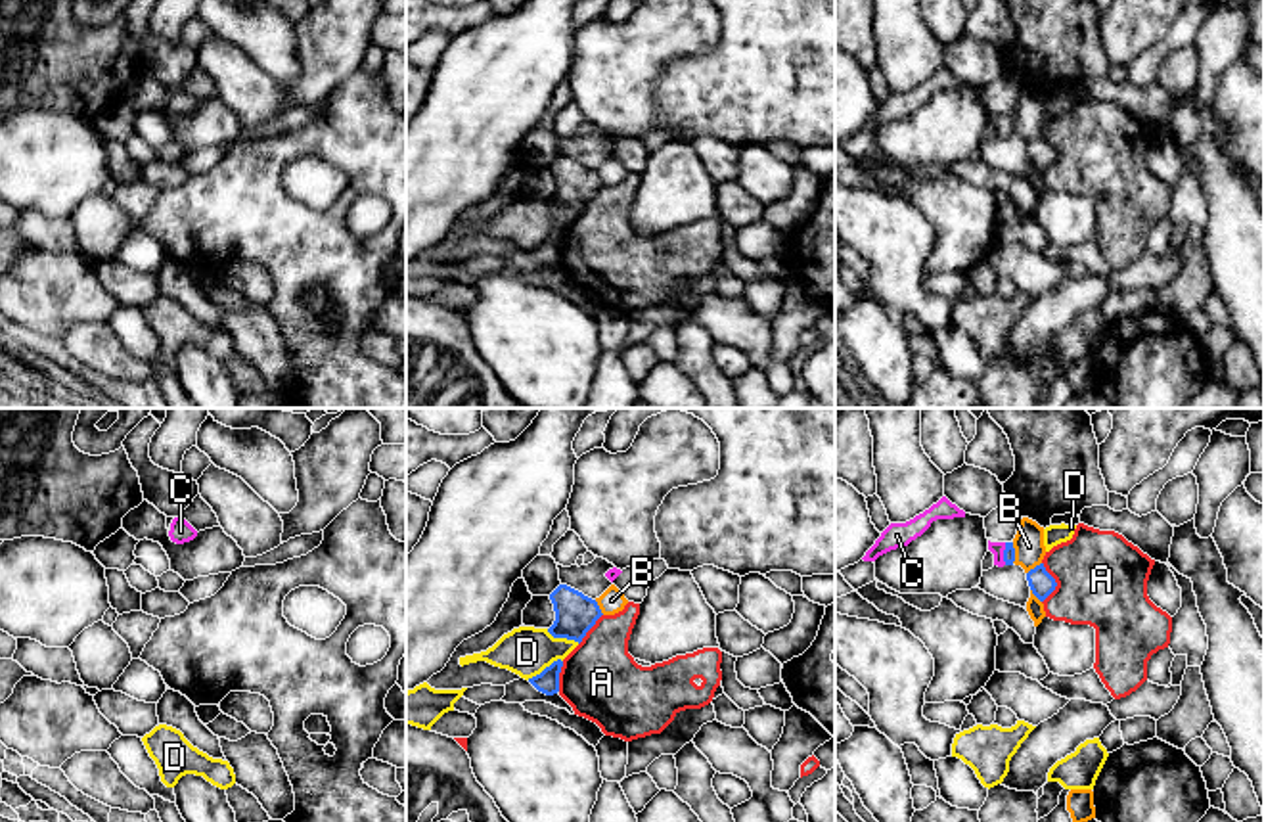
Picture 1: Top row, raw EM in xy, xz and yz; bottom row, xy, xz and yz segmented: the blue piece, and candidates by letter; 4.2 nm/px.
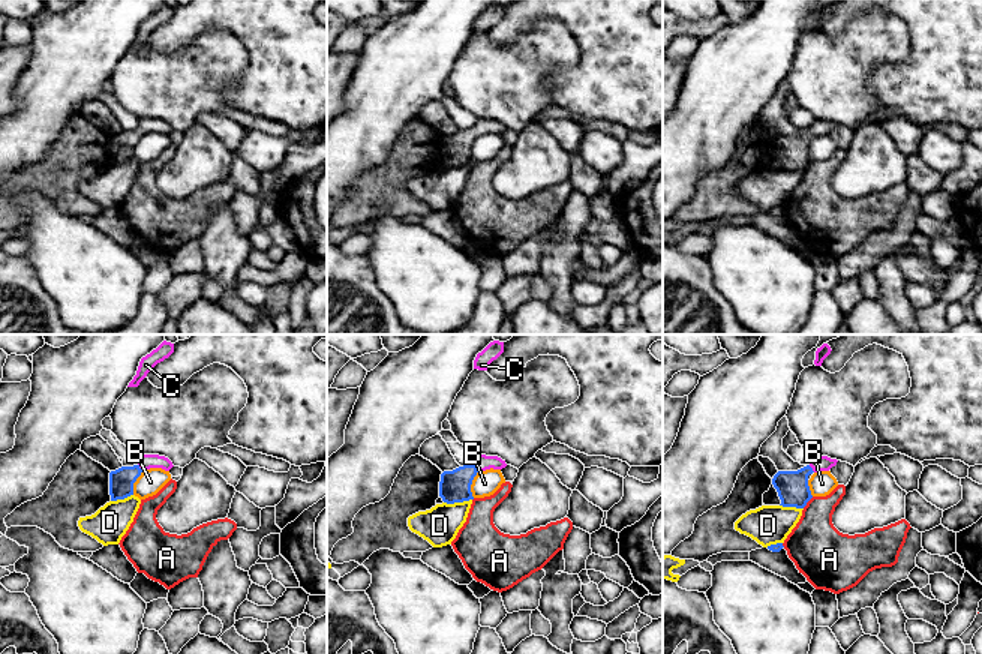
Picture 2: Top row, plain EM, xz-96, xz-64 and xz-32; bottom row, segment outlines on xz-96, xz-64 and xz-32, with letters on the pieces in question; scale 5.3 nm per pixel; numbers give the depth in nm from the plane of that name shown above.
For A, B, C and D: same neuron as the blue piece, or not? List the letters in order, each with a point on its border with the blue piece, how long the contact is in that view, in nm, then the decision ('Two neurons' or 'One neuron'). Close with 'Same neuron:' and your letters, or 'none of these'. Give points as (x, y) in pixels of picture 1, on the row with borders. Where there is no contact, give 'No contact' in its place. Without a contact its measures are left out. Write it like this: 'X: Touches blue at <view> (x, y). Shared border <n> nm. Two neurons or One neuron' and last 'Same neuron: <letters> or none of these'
A: Touches blue at yz (1056, 583). Shared border 180 nm. Two neurons
B: Touches blue at yz (1014, 552). Shared border 90 nm. Two neurons
C: Touches blue at yz (1004, 554). Shared border 100 nm. One neuron
D: Touches blue at xz (546, 667). Shared border 170 nm. Two neurons
Same neuron: C

